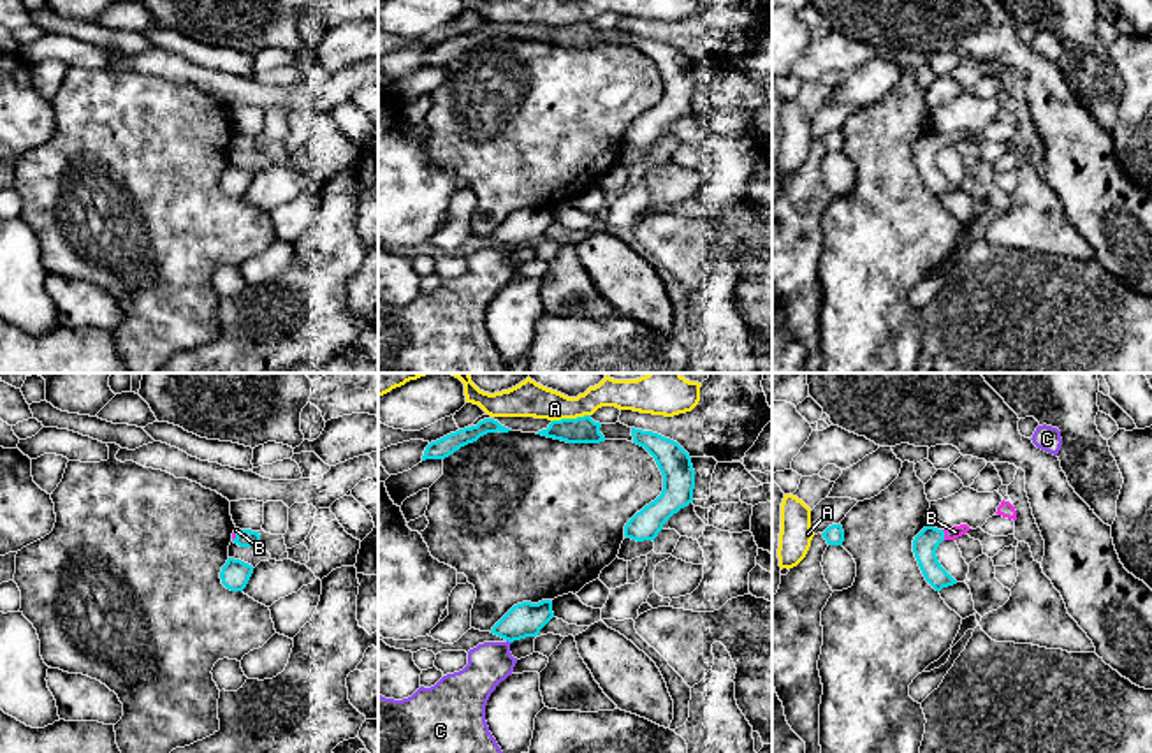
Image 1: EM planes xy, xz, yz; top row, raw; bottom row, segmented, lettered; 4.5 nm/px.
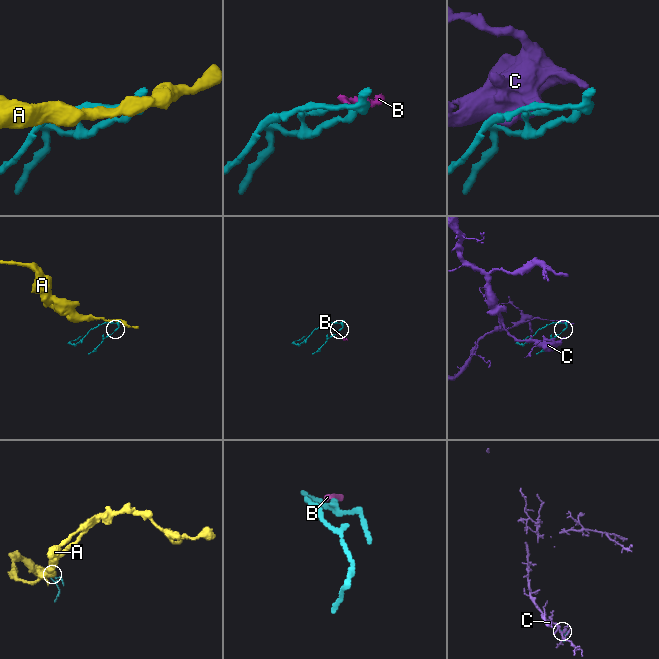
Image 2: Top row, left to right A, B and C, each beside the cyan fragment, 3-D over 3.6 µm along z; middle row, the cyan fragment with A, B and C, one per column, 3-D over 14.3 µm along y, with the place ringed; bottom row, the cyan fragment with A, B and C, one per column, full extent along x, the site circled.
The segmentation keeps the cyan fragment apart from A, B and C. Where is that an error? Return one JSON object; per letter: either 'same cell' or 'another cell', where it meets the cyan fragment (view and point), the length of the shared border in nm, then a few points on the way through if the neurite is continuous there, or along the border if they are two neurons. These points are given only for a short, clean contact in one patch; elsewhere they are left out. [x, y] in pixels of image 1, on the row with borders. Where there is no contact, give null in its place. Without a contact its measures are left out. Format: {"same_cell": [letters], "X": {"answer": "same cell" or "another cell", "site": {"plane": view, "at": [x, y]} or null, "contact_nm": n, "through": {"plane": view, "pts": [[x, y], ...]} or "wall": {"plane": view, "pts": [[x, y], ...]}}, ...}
{"same_cell": ["B"], "A": {"answer": "another cell", "site": {"plane": "xz", "at": [570, 419]}, "contact_nm": 180}, "B": {"answer": "same cell", "site": {"plane": "yz", "at": [943, 535]}, "contact_nm": 50}, "C": {"answer": "another cell", "site": {"plane": "xz", "at": [509, 641]}, "contact_nm": 30, "wall": {"plane": "xz", "pts": [[507, 639], [510, 643]]}}}

